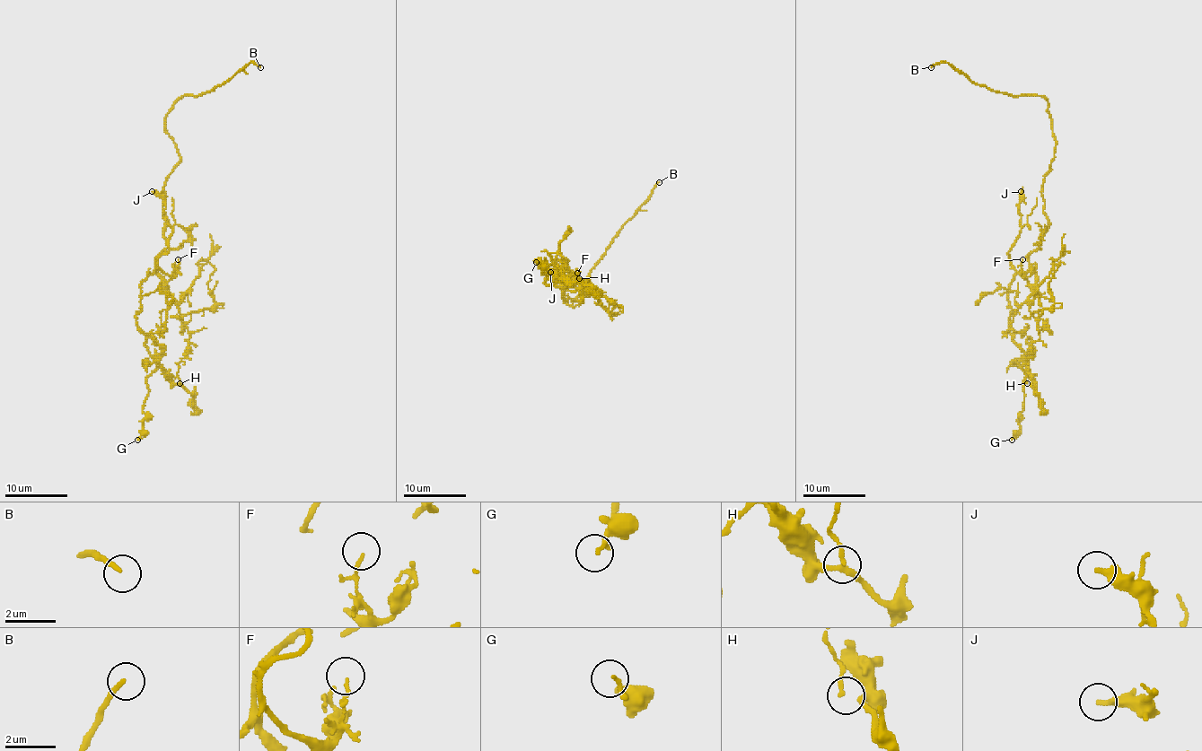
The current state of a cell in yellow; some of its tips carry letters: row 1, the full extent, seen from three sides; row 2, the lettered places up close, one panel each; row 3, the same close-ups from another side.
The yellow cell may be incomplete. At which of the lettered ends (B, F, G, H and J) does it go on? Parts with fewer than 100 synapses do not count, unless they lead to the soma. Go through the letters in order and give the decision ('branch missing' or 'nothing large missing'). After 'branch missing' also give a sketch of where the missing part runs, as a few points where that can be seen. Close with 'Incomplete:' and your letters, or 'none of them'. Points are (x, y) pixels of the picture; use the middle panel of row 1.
B: branch missing; missing branch runs (659, 182), (663, 171), (642, 155), (640, 119), (636, 113), (604, 103), (544, 78), (527, 82)
F: nothing large missing
G: nothing large missing
H: nothing large missing
J: nothing large missing
Incomplete: B

